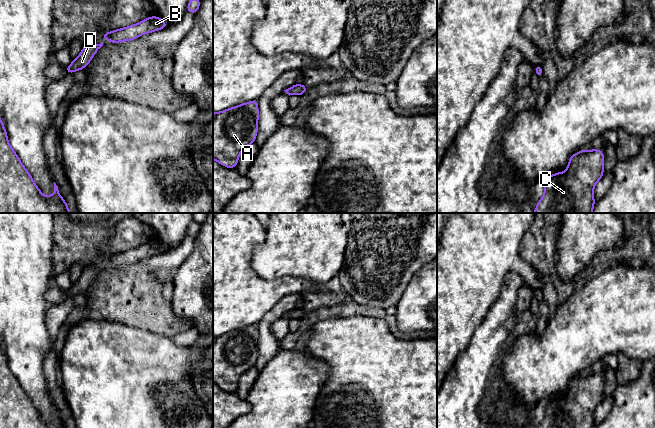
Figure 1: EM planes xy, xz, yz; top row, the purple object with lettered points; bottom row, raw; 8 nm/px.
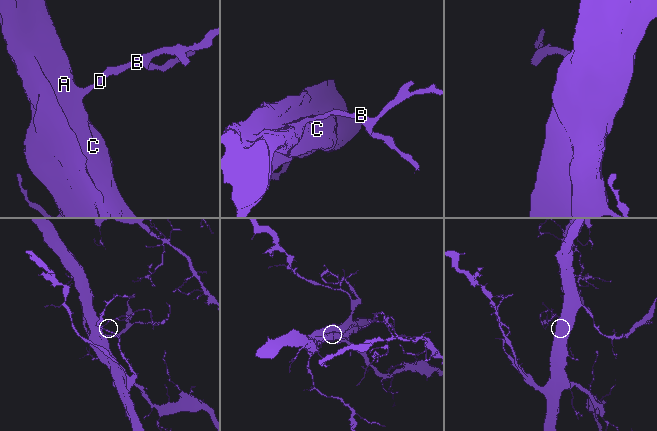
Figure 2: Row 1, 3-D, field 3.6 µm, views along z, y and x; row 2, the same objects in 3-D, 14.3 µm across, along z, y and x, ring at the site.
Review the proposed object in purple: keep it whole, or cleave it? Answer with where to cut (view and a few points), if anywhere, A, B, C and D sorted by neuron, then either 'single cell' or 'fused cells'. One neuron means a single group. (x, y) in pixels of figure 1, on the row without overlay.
cut none; groups A B C D; single cell

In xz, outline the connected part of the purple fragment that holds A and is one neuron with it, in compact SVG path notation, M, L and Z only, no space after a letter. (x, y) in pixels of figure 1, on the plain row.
M258 324L213 337L213 383L235 393L240 377L255 367L258 342Z

